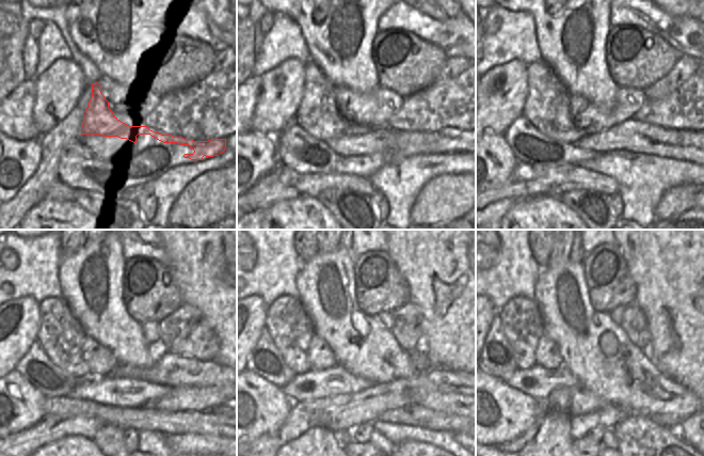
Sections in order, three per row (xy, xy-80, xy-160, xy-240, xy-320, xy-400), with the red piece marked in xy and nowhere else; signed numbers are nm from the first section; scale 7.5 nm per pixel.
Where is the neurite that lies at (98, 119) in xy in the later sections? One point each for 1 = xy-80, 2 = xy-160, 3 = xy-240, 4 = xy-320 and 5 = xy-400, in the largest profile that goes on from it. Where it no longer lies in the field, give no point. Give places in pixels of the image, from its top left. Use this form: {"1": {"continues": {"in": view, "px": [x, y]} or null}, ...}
{"1": {"continues": {"in": "xy-80", "px": [317, 114]}}, "2": {"continues": {"in": "xy-160", "px": [547, 106]}}, "3": {"continues": {"in": "xy-240", "px": [60, 334]}}, "4": {"continues": {"in": "xy-320", "px": [287, 323]}}, "5": {"continues": {"in": "xy-400", "px": [522, 323]}}}

